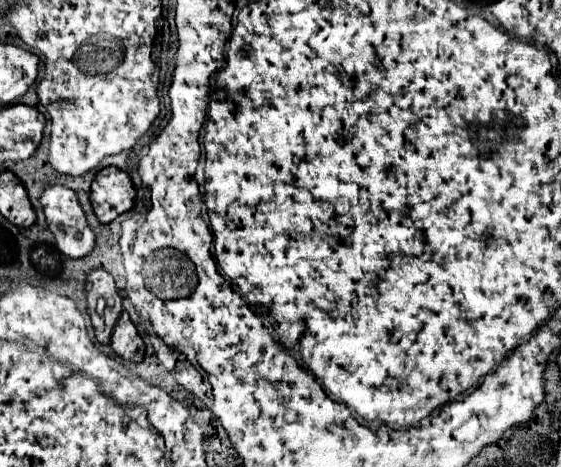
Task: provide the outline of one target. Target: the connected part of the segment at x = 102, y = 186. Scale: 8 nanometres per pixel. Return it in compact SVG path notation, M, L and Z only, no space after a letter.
M103 168L91 184L91 206L101 224L109 224L119 214L133 208L135 188L127 172L119 168Z

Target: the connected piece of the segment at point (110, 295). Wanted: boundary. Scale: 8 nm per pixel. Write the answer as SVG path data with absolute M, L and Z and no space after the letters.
M103 268L91 270L87 276L87 304L89 316L95 328L95 336L101 344L111 342L115 322L121 314L121 296L115 288L115 280Z

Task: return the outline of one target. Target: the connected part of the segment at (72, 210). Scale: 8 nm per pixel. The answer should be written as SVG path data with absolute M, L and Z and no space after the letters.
M51 186L39 198L47 226L57 240L57 248L69 258L87 256L93 250L95 236L81 210L77 194L65 186Z

